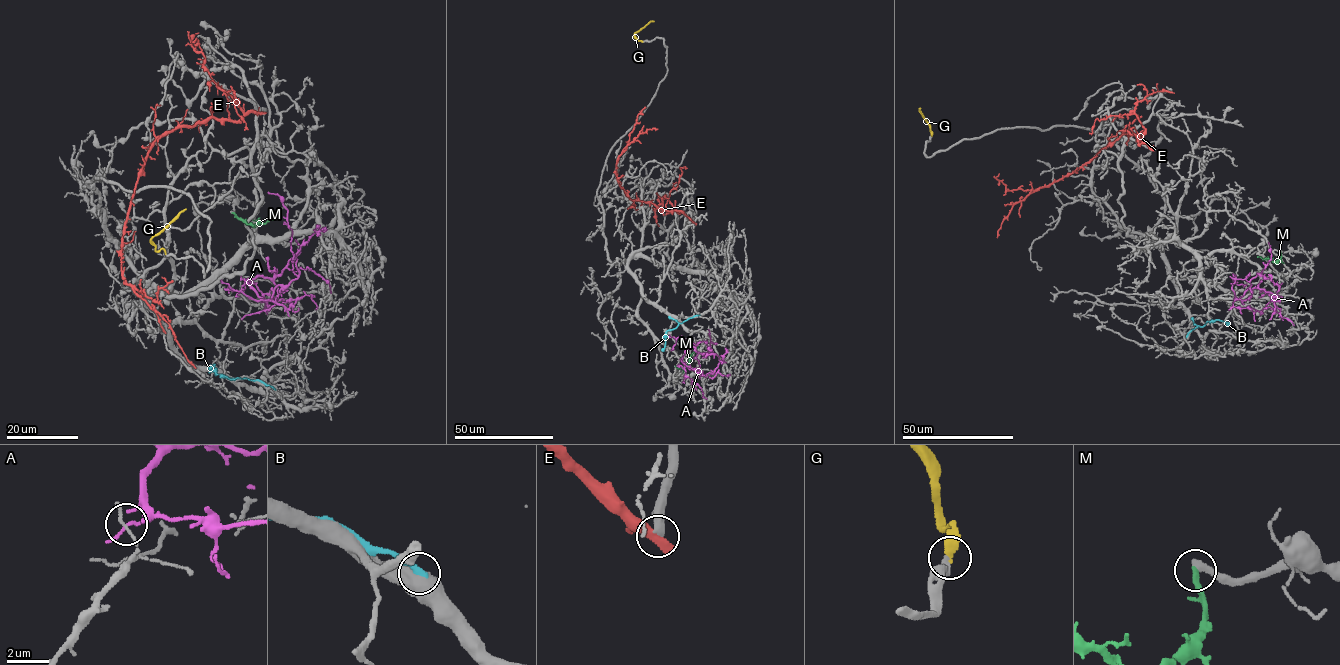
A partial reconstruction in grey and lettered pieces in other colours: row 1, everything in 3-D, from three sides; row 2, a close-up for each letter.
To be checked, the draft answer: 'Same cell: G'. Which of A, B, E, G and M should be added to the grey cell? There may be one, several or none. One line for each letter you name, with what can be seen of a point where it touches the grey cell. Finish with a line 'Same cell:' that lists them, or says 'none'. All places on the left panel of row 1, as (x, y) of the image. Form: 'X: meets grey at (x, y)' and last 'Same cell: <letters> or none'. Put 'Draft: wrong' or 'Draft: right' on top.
Draft: right
G: meets grey at (165, 253)
Same cell: G

